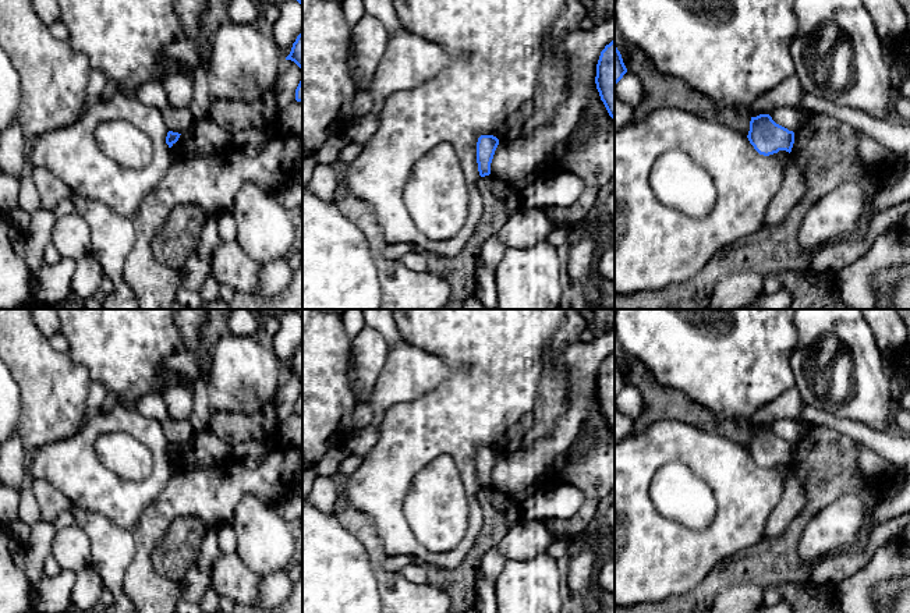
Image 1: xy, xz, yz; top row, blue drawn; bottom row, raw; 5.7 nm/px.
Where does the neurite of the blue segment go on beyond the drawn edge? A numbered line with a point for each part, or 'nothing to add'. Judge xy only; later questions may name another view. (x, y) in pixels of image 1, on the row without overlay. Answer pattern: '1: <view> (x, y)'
nothing to add

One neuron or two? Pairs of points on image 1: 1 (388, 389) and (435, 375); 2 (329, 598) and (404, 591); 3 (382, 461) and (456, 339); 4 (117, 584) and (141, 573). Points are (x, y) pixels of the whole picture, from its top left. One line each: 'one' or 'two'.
1: one
2: two
3: one
4: two

